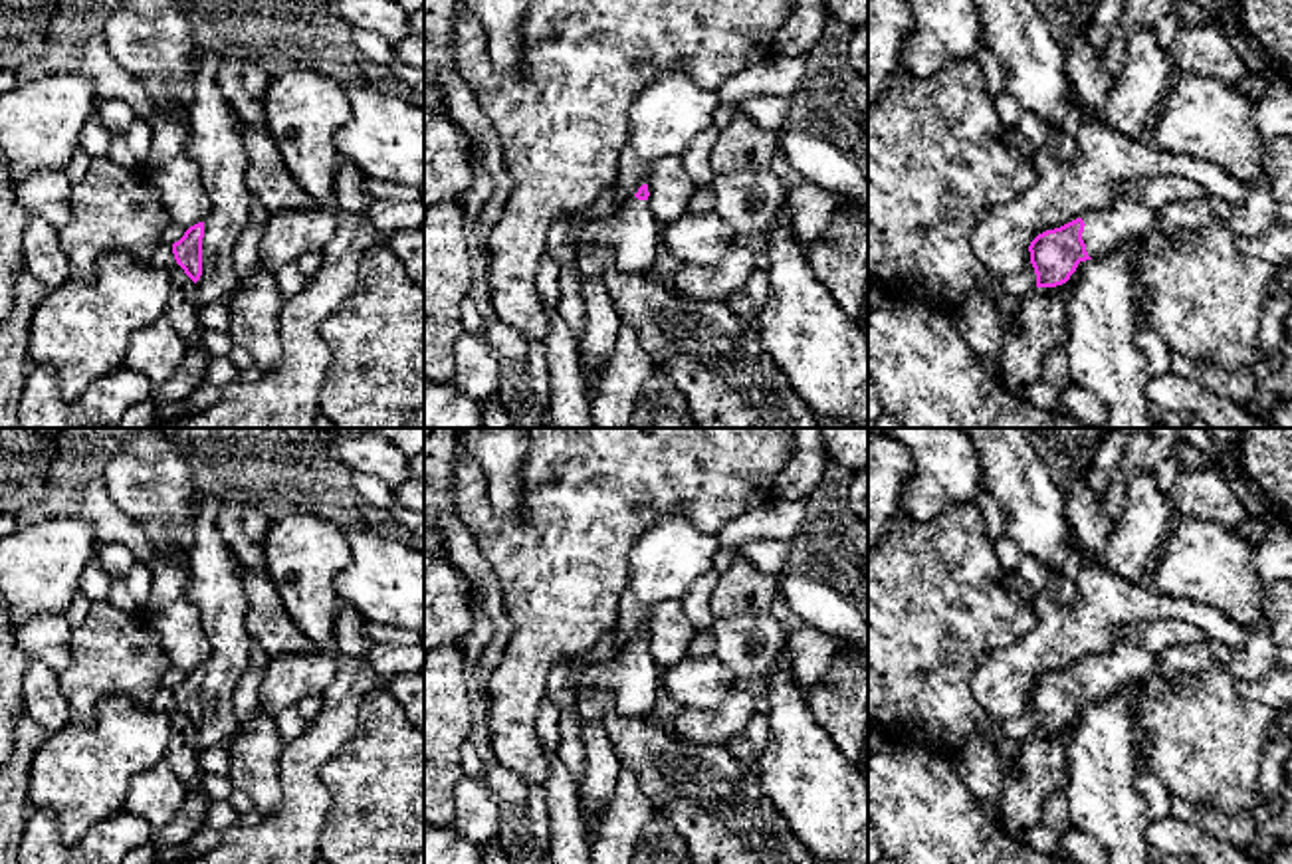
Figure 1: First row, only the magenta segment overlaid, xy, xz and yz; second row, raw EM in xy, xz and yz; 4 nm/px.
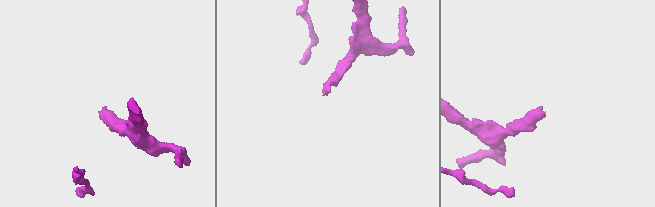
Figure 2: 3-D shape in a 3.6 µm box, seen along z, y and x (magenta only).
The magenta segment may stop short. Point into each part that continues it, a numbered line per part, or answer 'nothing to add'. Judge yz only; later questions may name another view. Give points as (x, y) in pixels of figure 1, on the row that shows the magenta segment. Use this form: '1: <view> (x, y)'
1: yz (1124, 222)

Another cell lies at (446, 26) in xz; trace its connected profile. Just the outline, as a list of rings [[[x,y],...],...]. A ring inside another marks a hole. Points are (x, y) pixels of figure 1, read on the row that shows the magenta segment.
[[[424,0],[424,111],[446,115],[440,67],[456,67],[454,18],[458,0]]]

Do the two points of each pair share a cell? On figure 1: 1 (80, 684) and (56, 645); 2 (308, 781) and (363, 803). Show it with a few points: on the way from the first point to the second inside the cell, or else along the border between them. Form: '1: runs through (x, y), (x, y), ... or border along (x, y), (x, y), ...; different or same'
1: border along (74, 629), (72, 660), (58, 674); different
2: border along (345, 746), (320, 773), (331, 807), (318, 835); different

